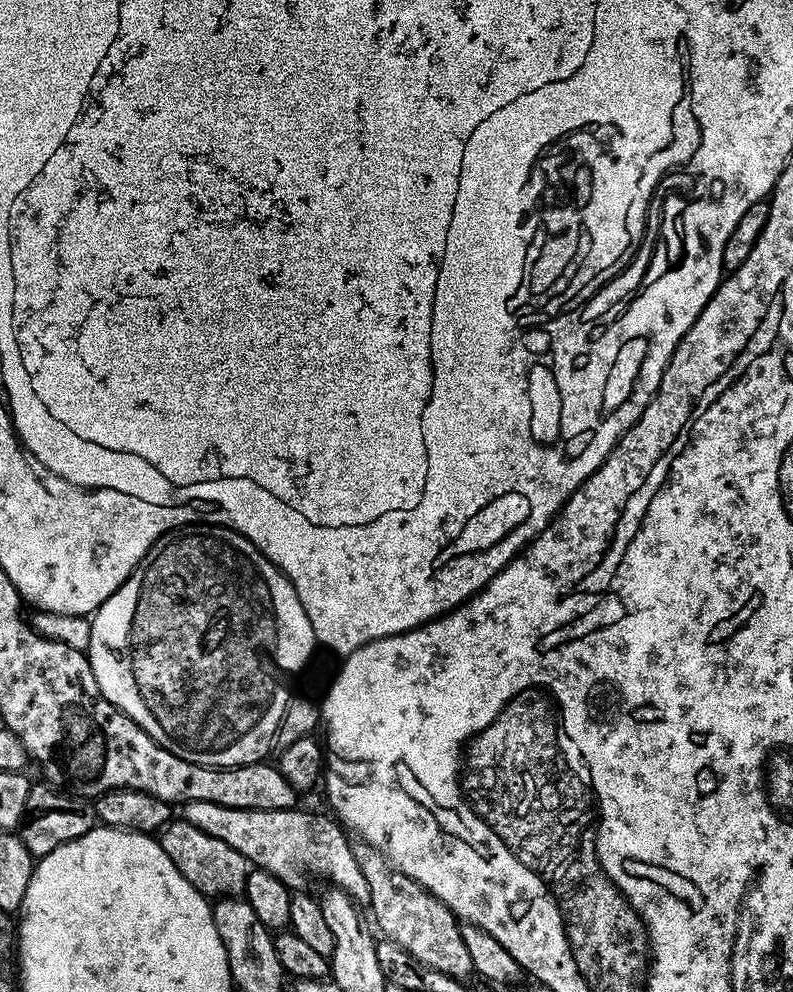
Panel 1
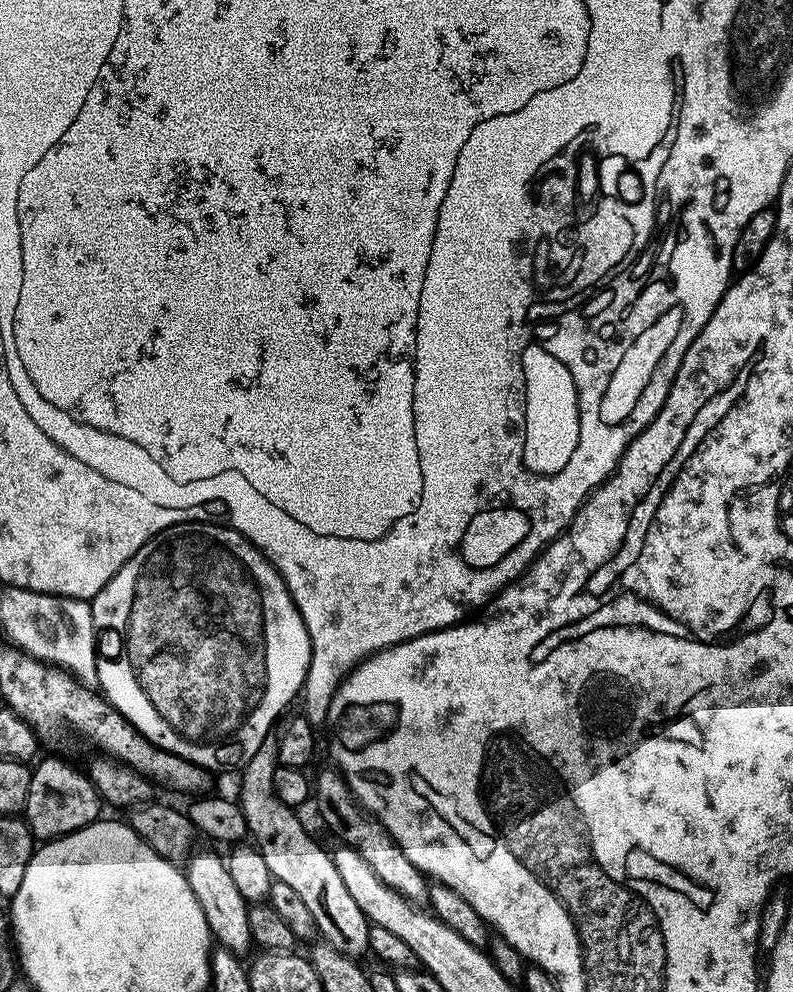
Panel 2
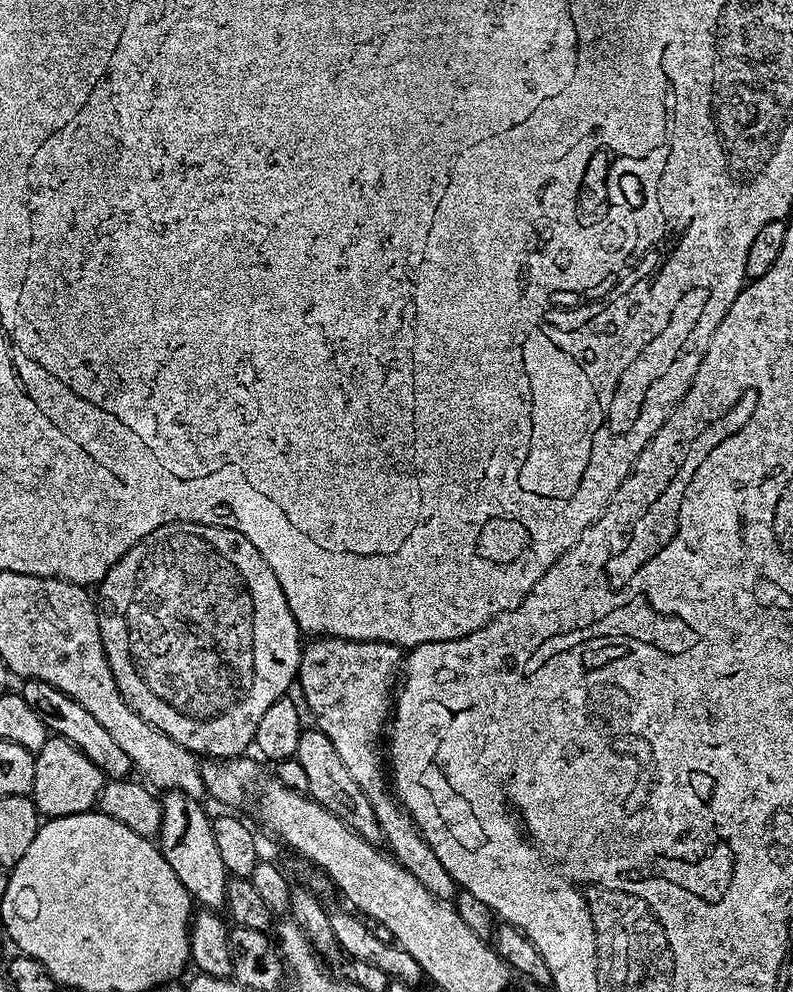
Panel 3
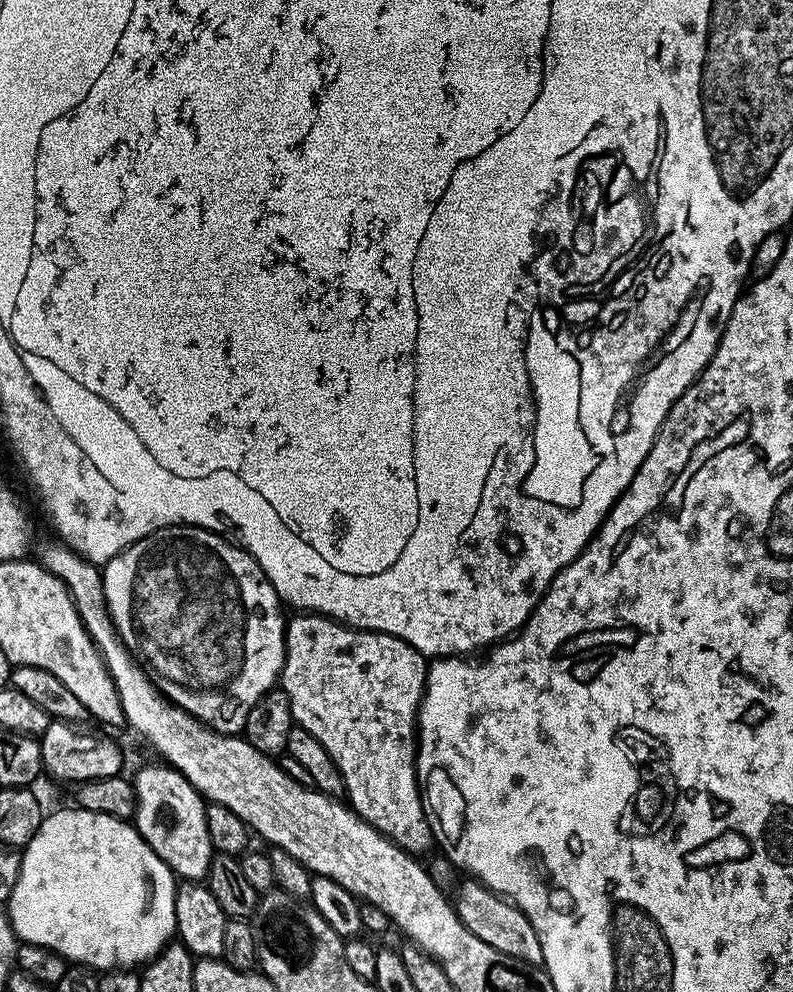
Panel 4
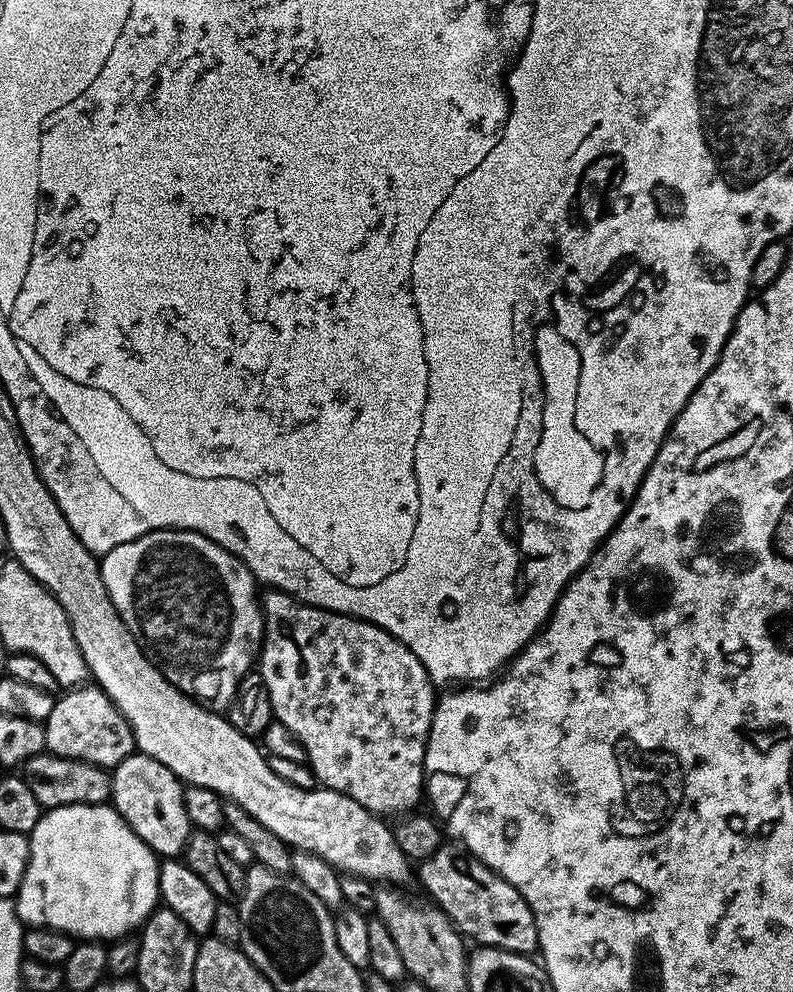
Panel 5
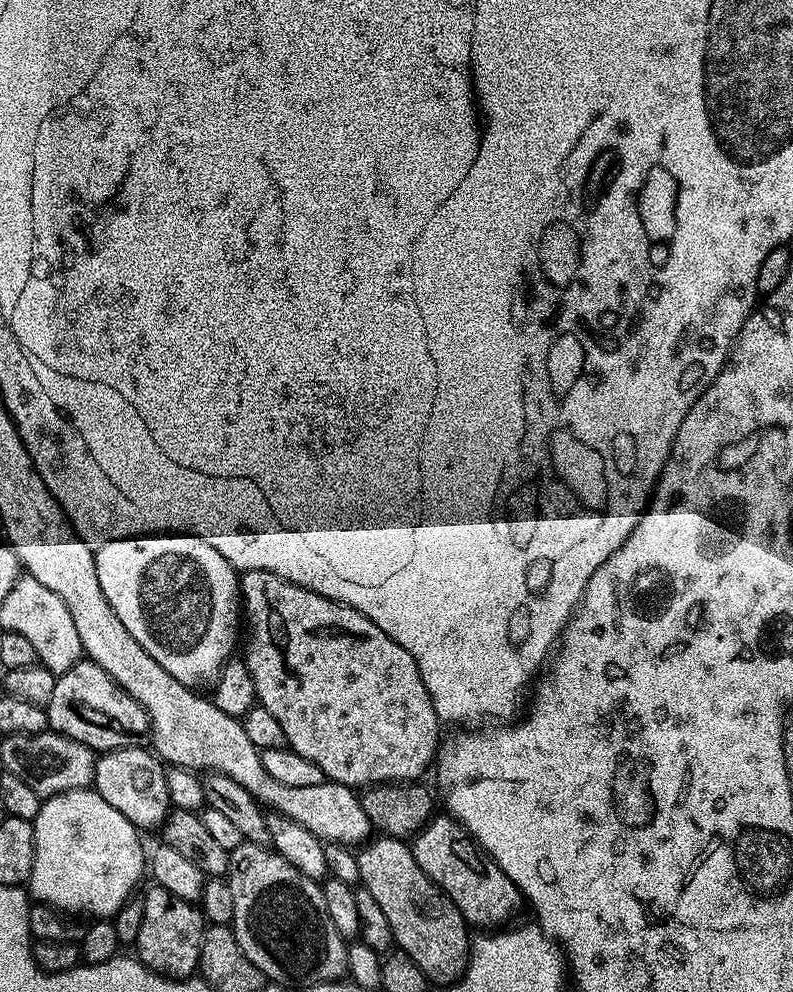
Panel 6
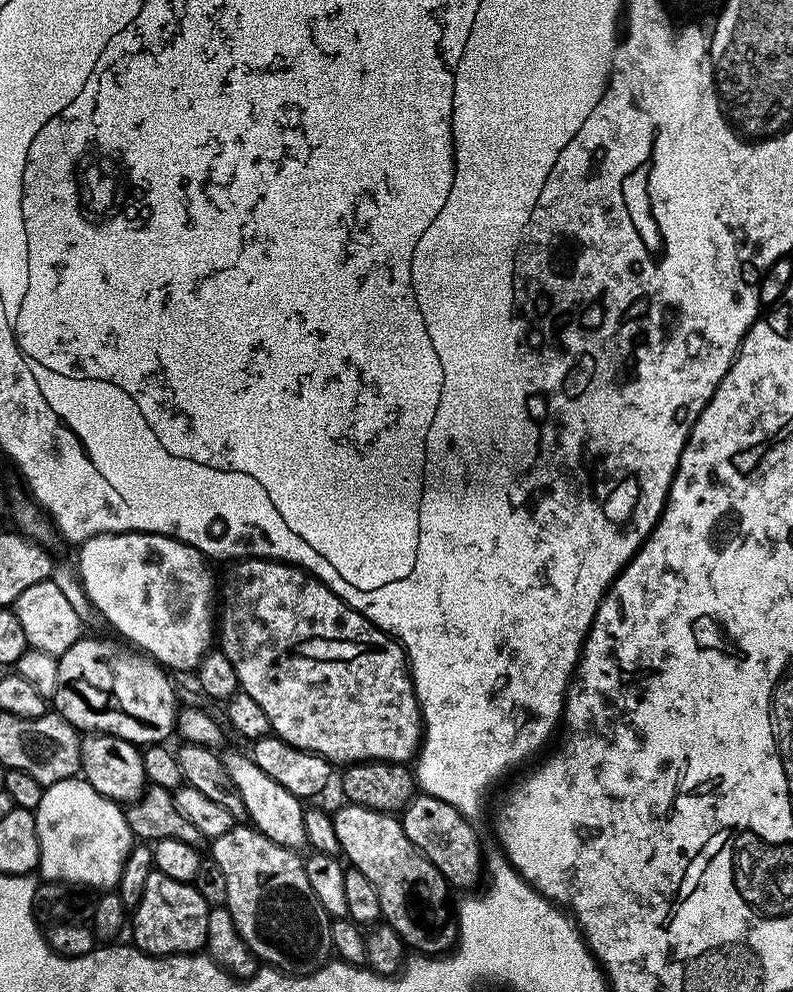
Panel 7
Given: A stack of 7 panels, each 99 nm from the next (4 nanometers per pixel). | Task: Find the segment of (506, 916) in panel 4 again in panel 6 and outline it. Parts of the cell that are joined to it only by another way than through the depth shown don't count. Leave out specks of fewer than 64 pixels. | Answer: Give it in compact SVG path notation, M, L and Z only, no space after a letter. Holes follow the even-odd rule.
M433 815L425 827L416 833L410 847L418 866L422 866L424 873L452 899L473 929L499 929L511 921L508 919L522 905L521 894L514 882L510 882L508 875L472 839L468 829L452 816Z

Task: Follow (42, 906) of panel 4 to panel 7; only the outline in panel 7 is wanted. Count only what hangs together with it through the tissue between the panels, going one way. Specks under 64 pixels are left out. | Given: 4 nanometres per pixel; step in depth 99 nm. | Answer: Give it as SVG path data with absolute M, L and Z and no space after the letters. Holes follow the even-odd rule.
M73 778L70 780L63 780L62 782L54 782L47 785L42 794L42 802L36 809L36 821L38 822L38 842L40 843L40 867L38 869L39 875L48 882L59 882L61 884L71 884L73 886L83 886L88 888L100 888L99 890L112 890L120 883L120 875L122 874L122 866L126 862L126 858L130 854L134 837L128 828L128 823L124 817L124 808L115 800L107 800L102 794L98 794L98 790L94 790L94 786L90 786L88 781L83 778Z

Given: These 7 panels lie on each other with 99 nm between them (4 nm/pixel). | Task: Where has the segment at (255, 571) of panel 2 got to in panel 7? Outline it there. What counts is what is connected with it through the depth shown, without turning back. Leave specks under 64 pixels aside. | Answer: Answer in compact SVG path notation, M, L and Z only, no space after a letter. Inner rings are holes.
M107 532L101 536L91 536L90 539L79 545L78 552L80 552L80 580L84 583L84 592L88 595L89 602L108 619L108 624L114 631L121 632L125 636L123 639L129 645L135 646L141 653L151 656L157 664L173 673L188 671L191 673L199 668L202 658L214 644L212 599L215 601L218 596L217 581L216 584L212 581L212 572L208 569L209 561L203 552L199 552L194 546L184 544L181 540L174 540L170 536L157 536L155 532Z

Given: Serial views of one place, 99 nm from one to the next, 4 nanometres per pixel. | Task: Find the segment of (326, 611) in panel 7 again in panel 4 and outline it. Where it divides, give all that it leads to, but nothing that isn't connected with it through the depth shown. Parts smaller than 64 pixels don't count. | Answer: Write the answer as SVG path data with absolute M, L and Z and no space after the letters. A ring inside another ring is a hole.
M296 614L296 617L287 621L284 630L284 665L280 671L278 681L279 691L286 694L290 702L290 710L295 727L306 730L306 734L314 734L326 754L338 766L338 774L342 774L344 783L343 795L356 815L362 817L374 830L378 830L387 840L394 842L401 850L411 856L420 858L431 853L434 848L432 827L428 821L428 815L424 812L424 797L420 794L420 784L416 781L416 745L418 743L418 713L420 700L424 696L424 683L428 677L429 661L418 650L414 650L398 636L391 636L385 632L370 632L363 628L354 628L347 623L333 620L331 616L323 614Z

